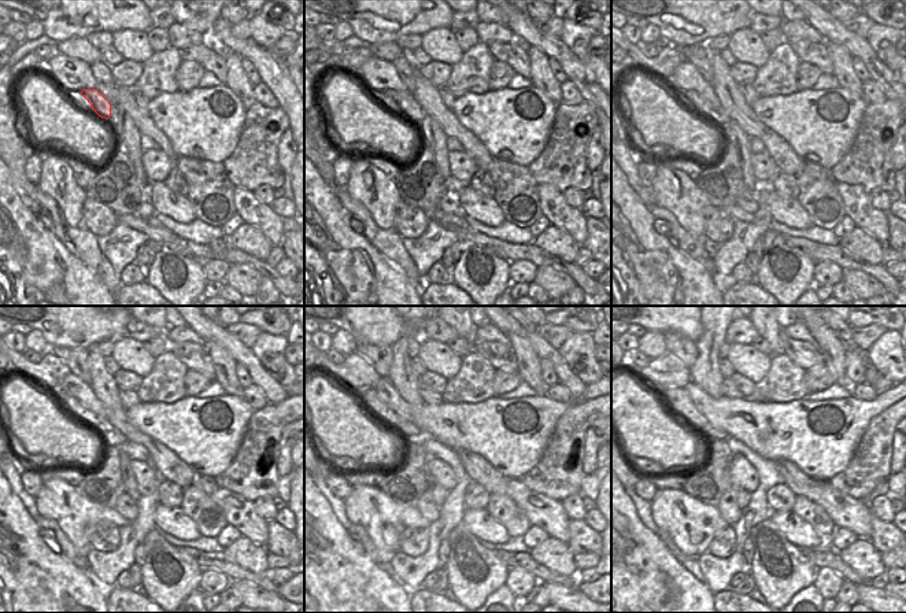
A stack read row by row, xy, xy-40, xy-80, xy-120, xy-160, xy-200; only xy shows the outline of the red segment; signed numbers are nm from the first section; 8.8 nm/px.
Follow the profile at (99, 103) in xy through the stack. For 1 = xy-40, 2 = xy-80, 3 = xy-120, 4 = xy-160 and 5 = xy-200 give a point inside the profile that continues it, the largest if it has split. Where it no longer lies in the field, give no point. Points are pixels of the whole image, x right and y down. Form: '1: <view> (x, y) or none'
1: xy-40 (403, 100)
2: xy-80 (696, 100)
3: xy-120 (98, 423)
4: xy-160 (369, 397)
5: xy-200 (679, 399)

